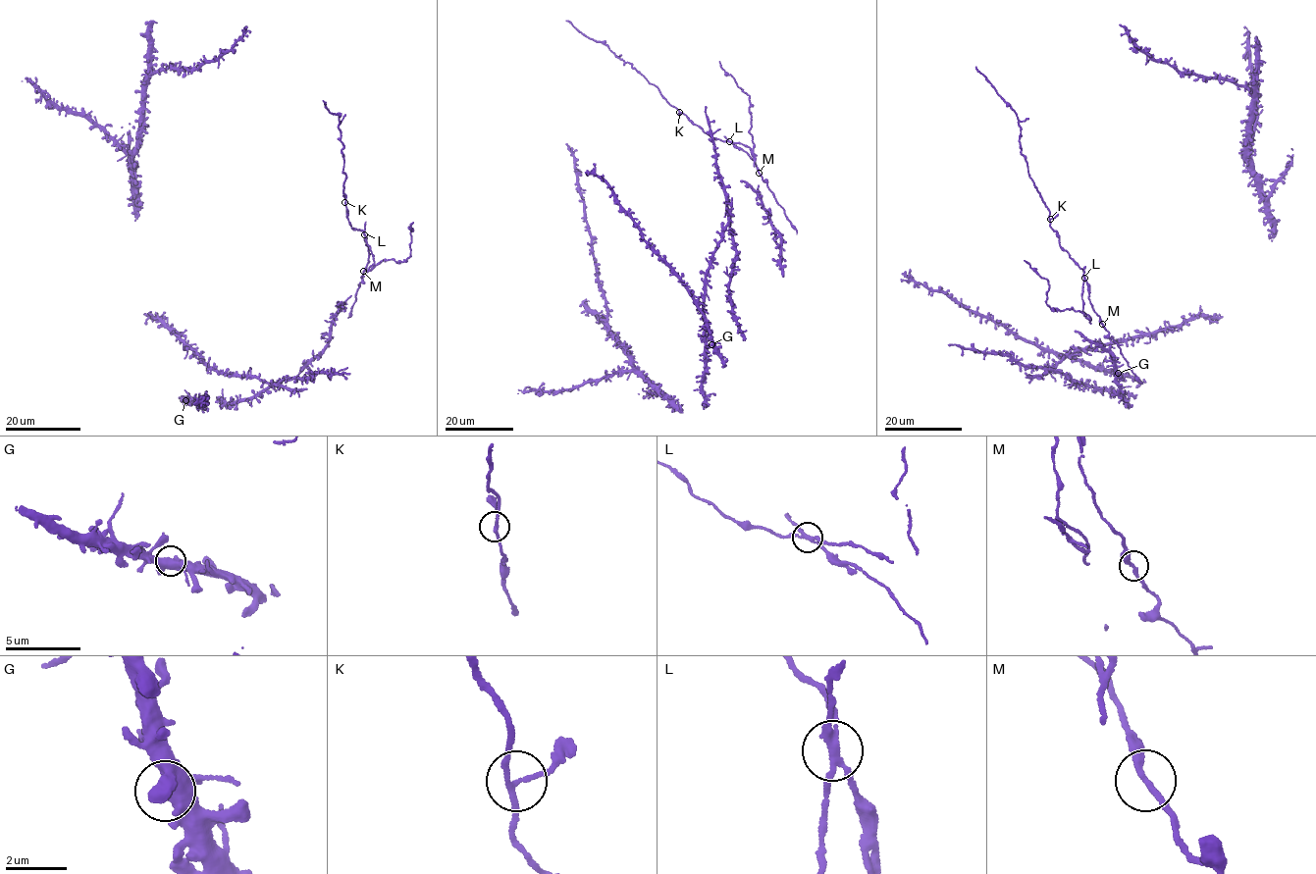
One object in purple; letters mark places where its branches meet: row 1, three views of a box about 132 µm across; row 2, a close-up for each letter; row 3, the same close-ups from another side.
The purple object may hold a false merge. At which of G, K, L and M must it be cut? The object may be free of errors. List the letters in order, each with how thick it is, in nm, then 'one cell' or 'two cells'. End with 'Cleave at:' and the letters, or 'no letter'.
G: 460 nm thick; one cell
K: 150 nm thick; one cell
L: 200 nm thick; two cells
M: 240 nm thick; one cell
Cleave at: L

